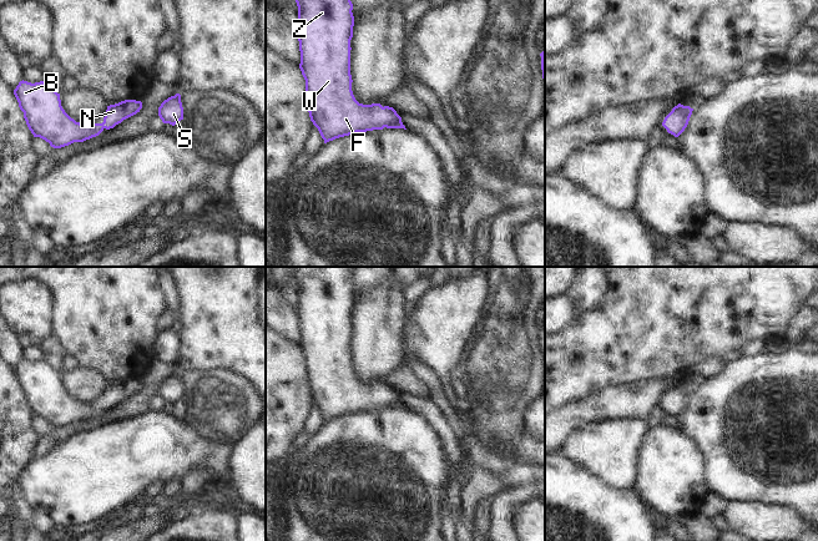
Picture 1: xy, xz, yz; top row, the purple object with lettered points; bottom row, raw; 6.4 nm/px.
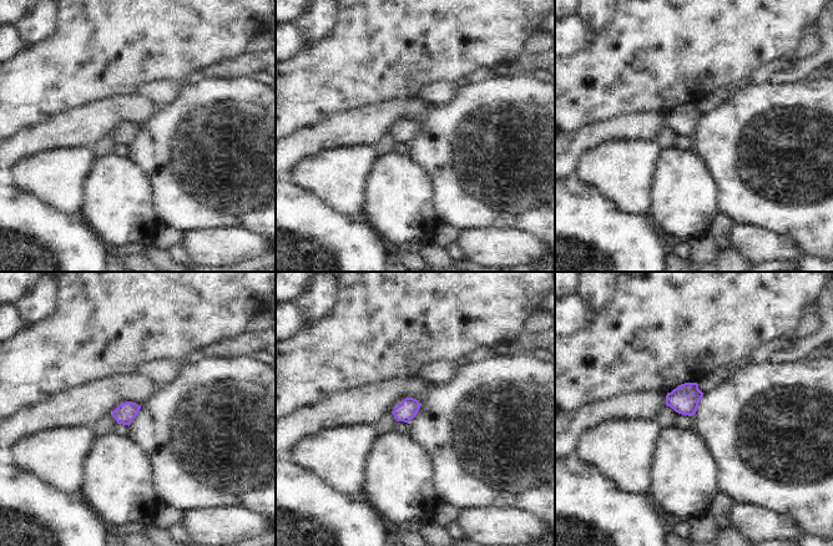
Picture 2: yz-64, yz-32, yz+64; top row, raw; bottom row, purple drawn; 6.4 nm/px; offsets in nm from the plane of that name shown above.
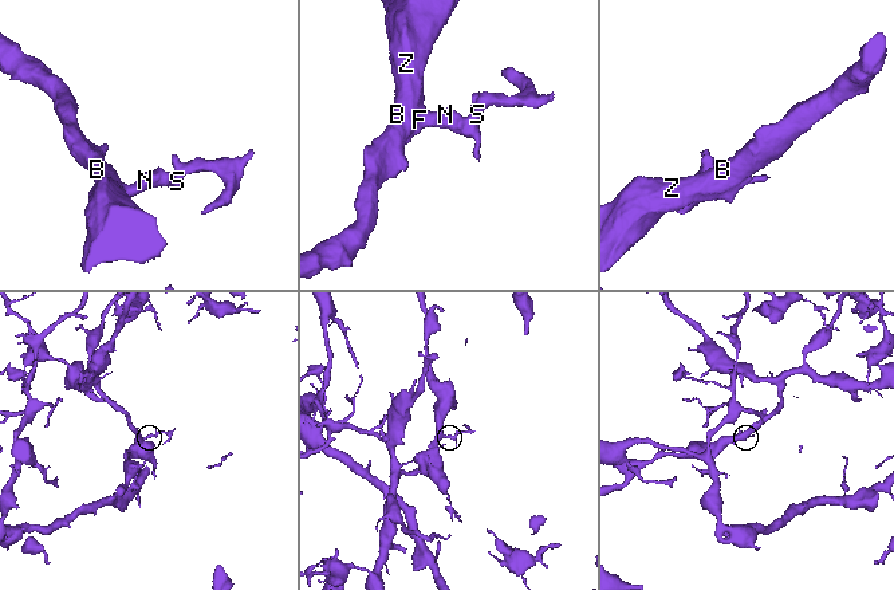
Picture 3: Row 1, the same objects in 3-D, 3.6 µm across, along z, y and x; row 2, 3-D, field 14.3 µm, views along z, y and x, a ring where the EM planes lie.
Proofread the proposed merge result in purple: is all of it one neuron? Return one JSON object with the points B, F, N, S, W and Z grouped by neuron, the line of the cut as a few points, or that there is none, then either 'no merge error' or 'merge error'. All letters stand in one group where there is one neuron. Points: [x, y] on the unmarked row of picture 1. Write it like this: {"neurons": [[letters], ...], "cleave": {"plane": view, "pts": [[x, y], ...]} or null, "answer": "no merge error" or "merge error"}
{"neurons": [["B", "F", "N", "S", "W", "Z"]], "cleave": null, "answer": "no merge error"}

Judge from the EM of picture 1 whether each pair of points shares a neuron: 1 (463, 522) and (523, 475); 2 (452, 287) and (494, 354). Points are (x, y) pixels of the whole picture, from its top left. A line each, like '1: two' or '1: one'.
1: one
2: two

